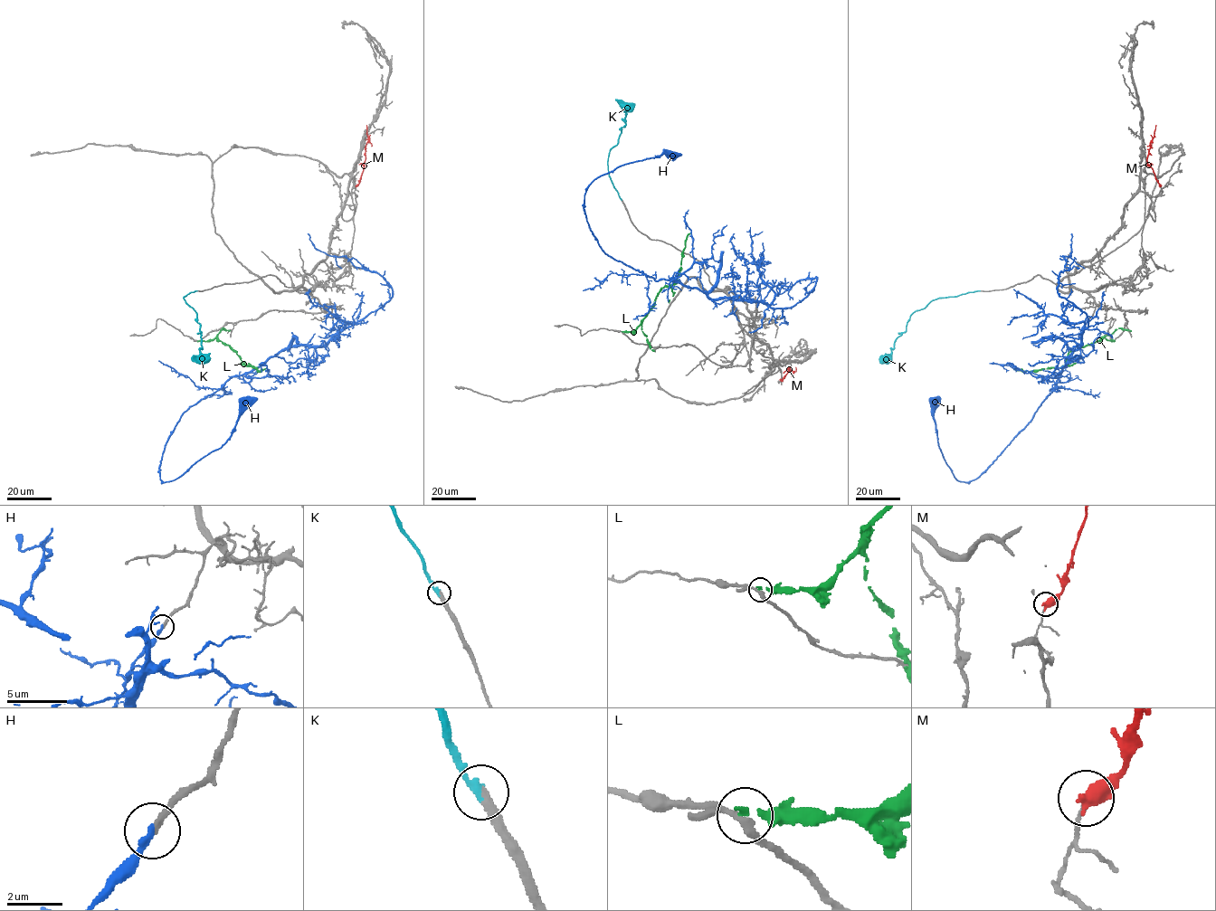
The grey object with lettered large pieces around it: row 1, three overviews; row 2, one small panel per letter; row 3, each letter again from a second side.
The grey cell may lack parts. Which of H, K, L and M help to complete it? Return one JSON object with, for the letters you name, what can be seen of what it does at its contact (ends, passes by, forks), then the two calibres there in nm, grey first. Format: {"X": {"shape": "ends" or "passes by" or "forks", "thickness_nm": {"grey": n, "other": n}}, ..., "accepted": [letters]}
{"K": {"shape": "ends", "thickness_nm": {"grey": 240, "other": 220}}, "accepted": ["K"]}

